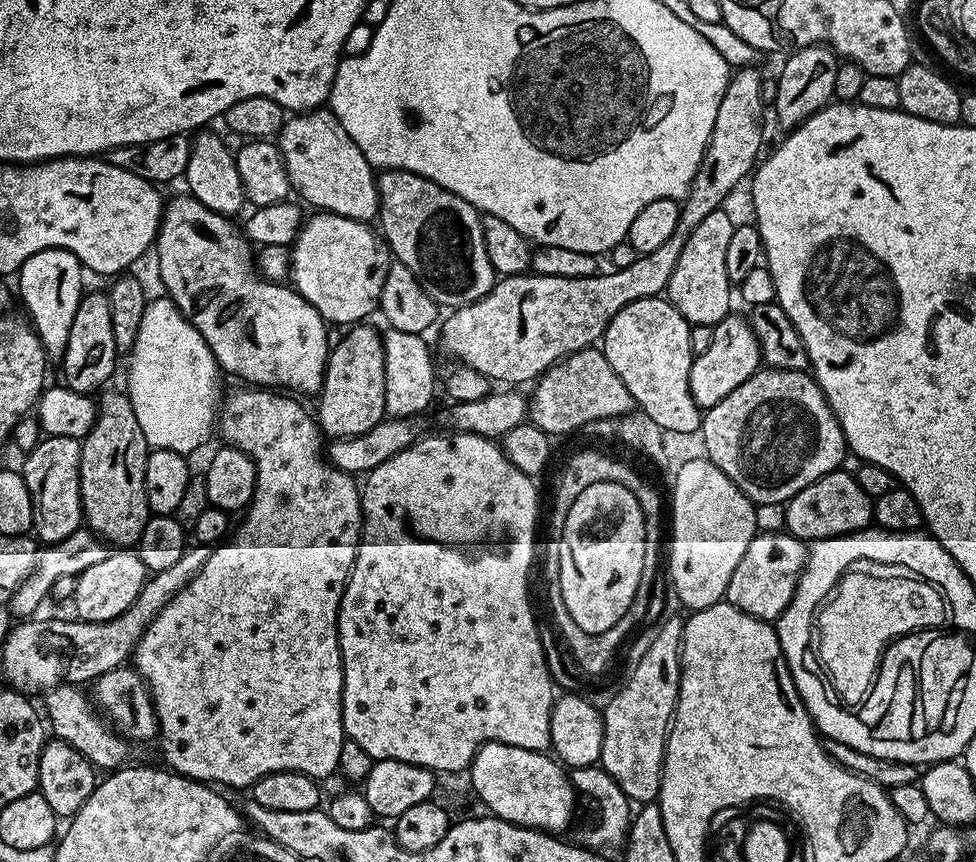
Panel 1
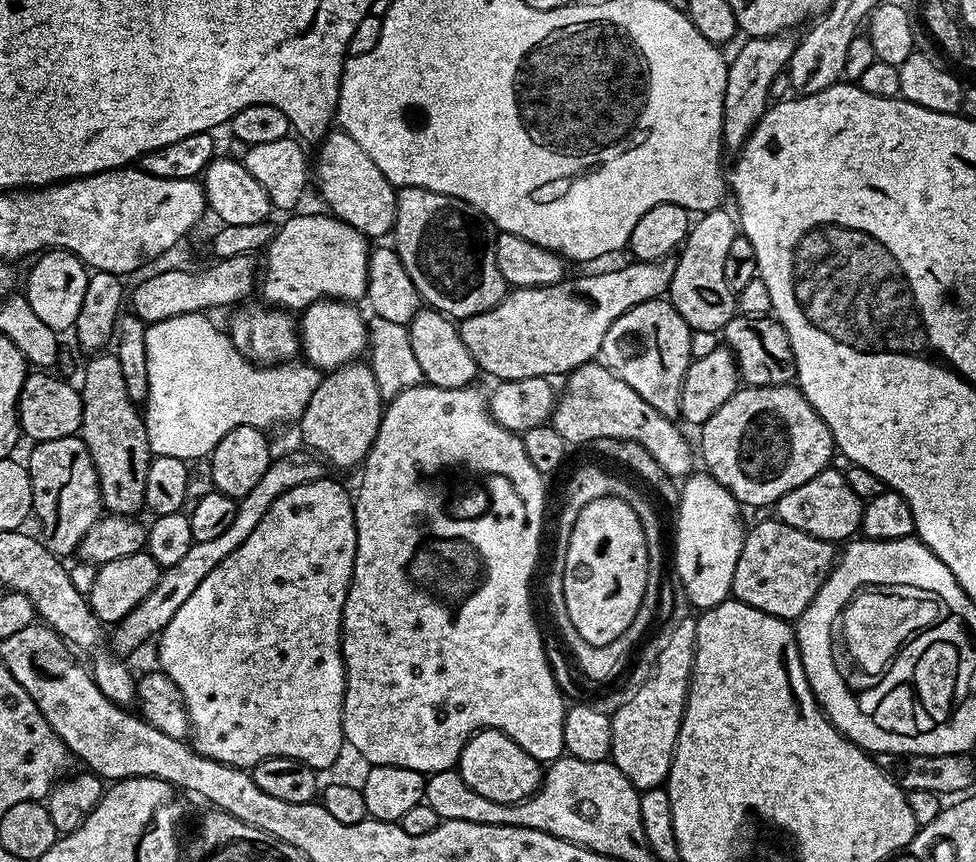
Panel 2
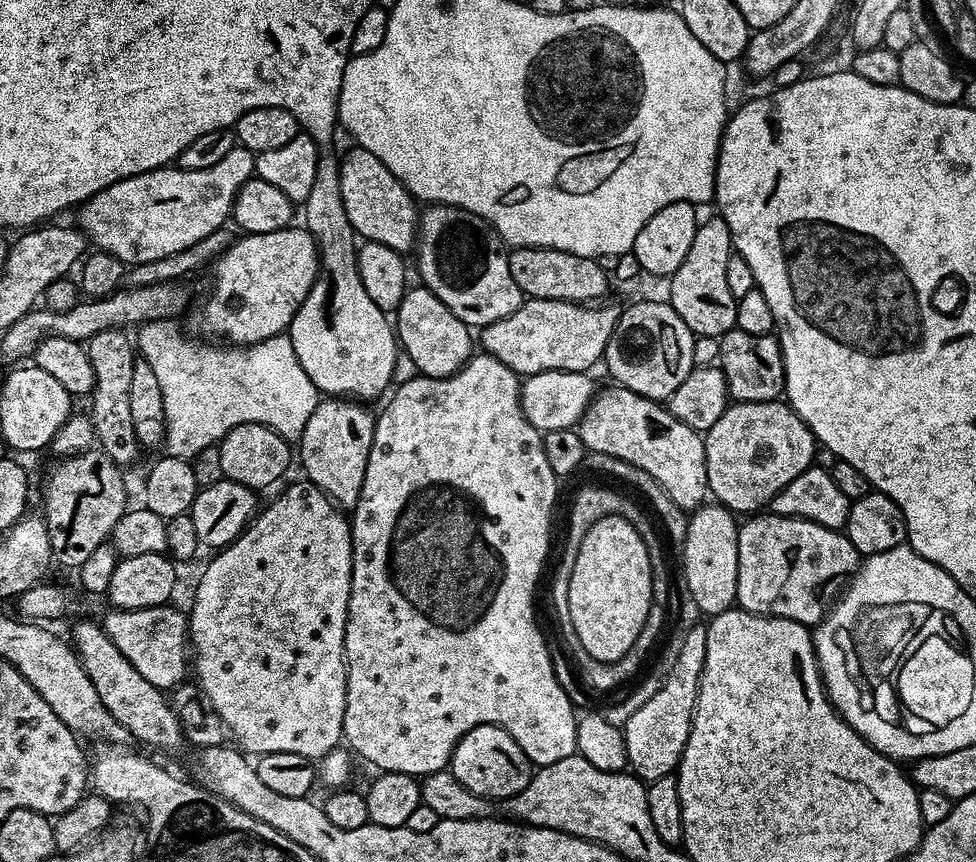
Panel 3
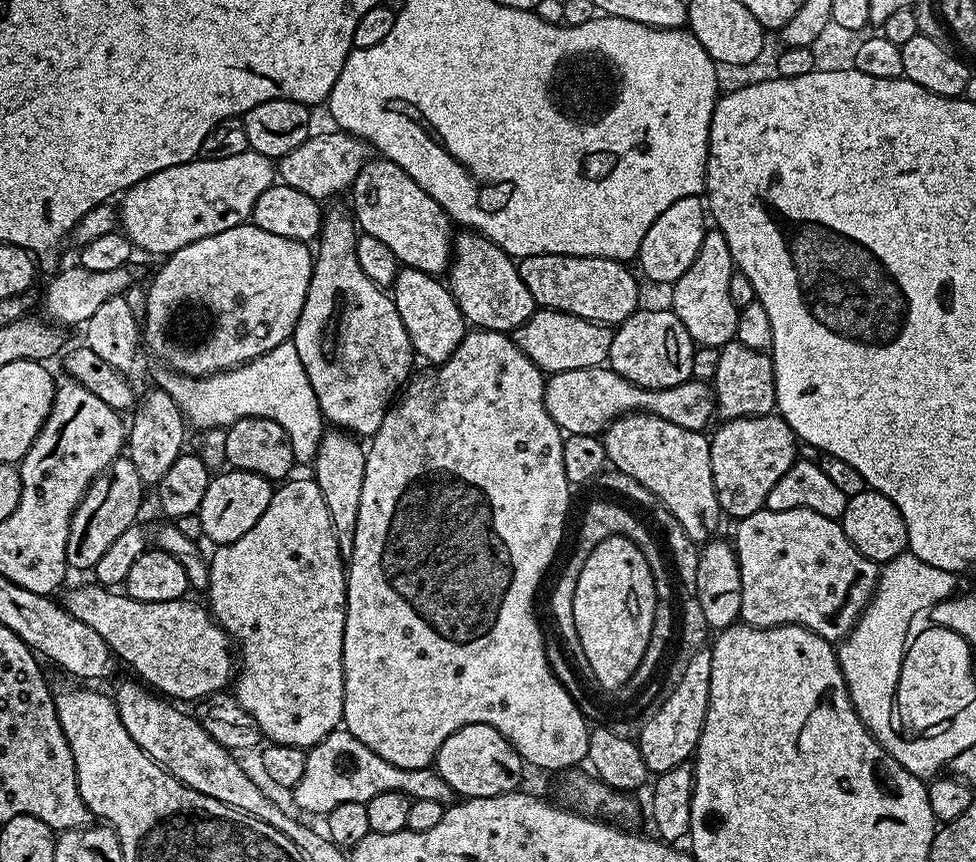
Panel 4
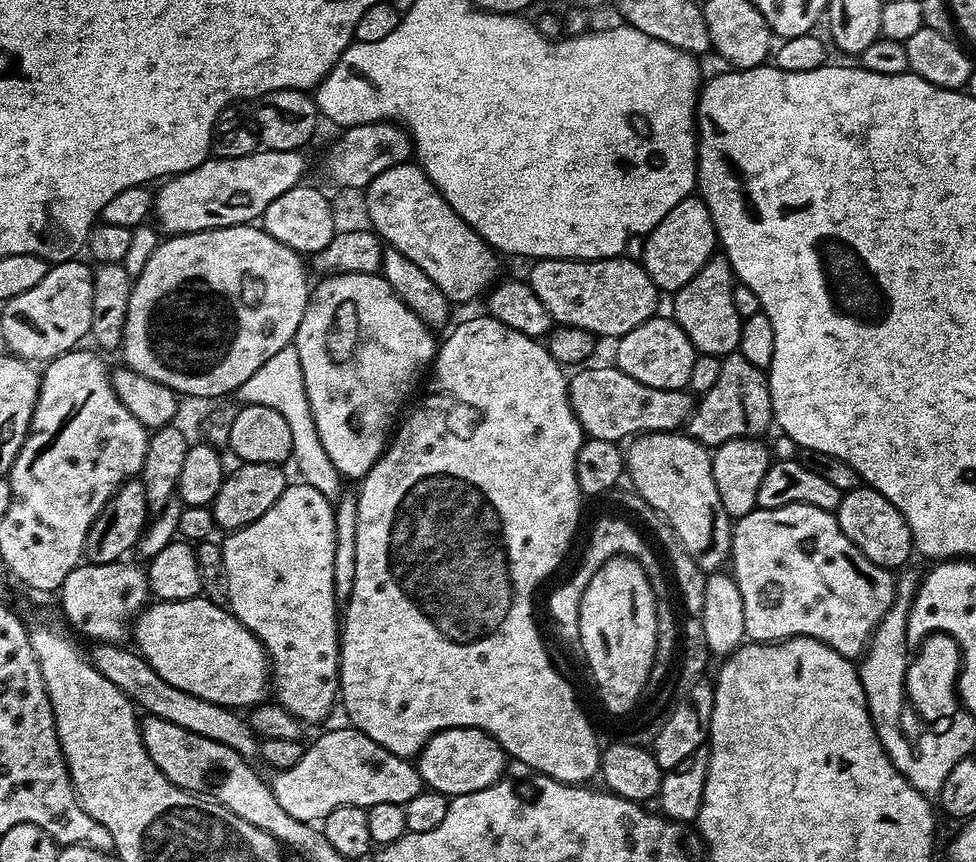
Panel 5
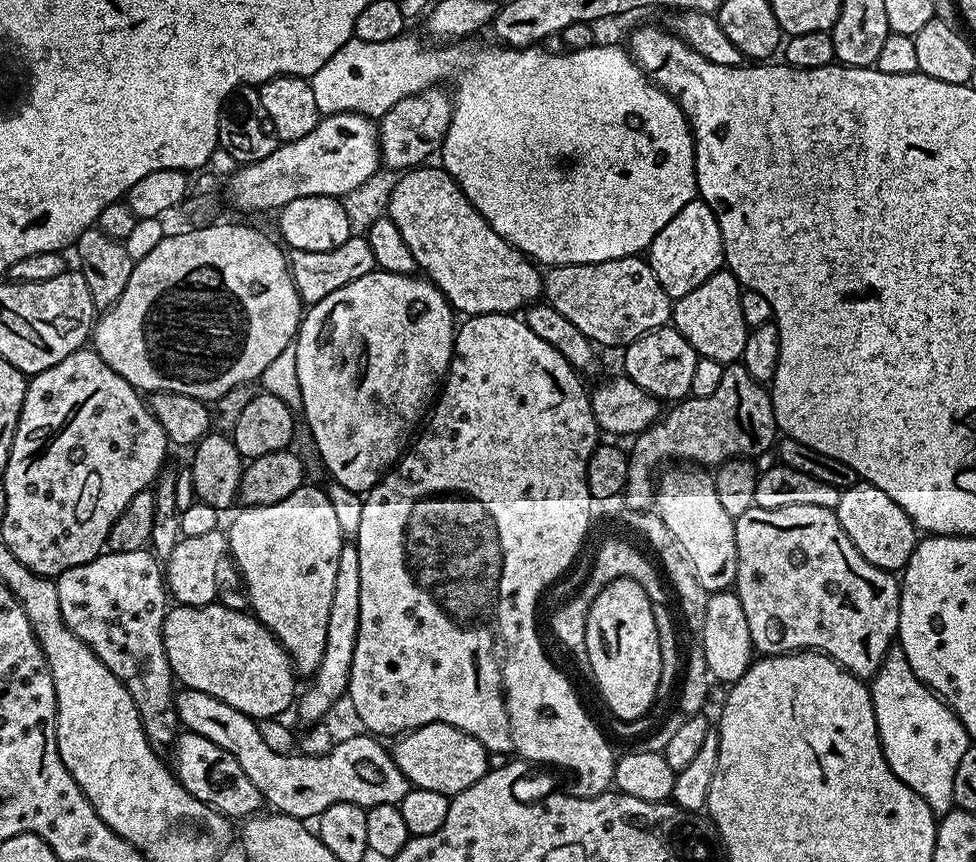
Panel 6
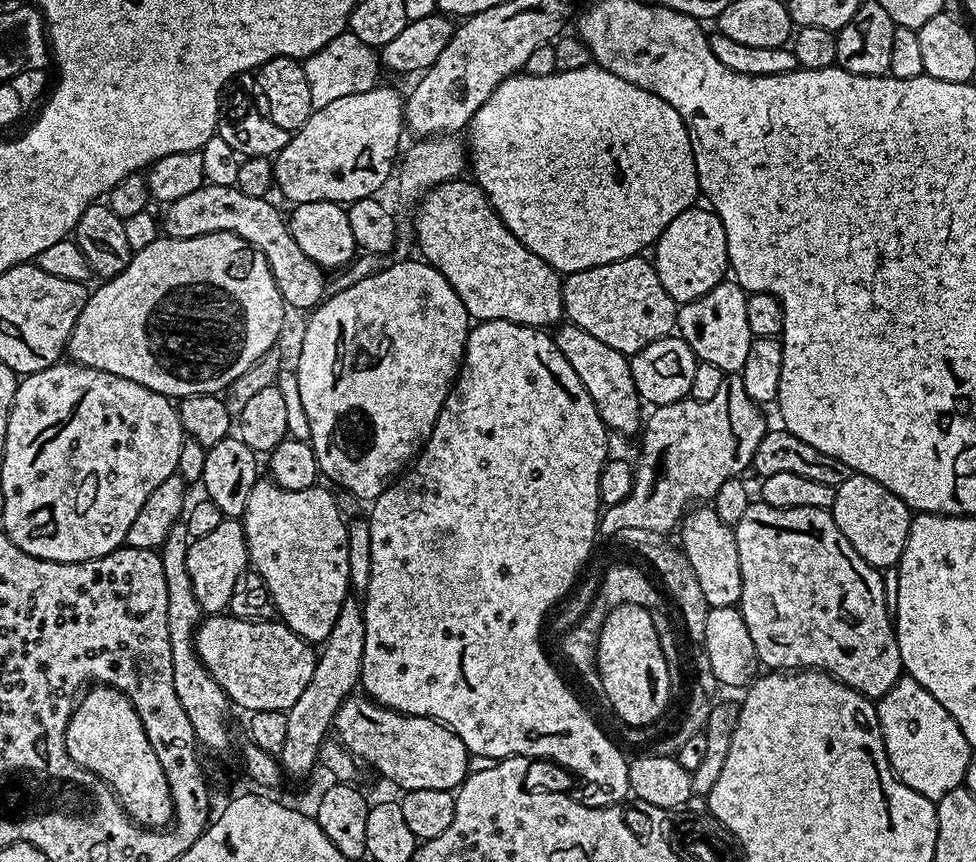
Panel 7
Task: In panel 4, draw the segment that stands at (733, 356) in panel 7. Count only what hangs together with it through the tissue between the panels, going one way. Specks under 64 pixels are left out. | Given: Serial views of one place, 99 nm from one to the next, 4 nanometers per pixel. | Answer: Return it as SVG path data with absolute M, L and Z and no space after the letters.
M719 230L705 231L698 258L690 262L690 270L682 274L675 284L671 285L671 311L686 326L690 338L706 348L721 349L736 338L738 309L730 298L730 278L734 271L730 246Z

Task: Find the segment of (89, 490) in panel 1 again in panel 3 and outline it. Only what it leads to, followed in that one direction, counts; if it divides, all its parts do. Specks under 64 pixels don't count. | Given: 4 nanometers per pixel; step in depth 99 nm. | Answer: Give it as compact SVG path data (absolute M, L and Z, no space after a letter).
M119 328L102 330L86 342L90 366L93 367L94 382L90 401L90 419L99 447L115 464L127 466L142 452L134 434L134 418L130 418L130 377L138 359L134 344L128 341L129 333Z

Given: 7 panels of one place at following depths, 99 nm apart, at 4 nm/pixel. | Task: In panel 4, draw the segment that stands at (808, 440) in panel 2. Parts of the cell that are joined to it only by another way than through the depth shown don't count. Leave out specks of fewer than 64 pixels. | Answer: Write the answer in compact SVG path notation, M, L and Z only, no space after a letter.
M778 414L725 420L710 436L710 470L721 513L743 518L761 511L774 482L796 463L798 441L794 430Z

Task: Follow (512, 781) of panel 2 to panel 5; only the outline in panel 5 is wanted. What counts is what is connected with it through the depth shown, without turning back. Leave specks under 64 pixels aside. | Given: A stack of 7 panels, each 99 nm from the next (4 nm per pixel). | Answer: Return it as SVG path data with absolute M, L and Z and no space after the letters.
M447 728L436 732L418 753L418 767L425 785L449 798L470 794L496 783L505 775L504 760L504 748L480 728Z

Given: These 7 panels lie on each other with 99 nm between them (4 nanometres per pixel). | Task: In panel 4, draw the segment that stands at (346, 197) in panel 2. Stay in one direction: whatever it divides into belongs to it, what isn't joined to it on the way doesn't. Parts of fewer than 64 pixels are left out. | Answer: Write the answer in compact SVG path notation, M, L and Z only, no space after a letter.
M383 158L377 161L377 164L369 162L362 166L350 189L351 211L359 231L390 246L403 267L443 273L450 263L448 213L418 186L418 182L414 182L414 178L410 178L410 174L406 174L406 170L402 170L402 166Z

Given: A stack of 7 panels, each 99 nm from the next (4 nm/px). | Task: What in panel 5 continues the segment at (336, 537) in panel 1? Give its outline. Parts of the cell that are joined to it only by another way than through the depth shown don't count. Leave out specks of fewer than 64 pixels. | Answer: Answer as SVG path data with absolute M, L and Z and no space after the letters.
M303 482L289 483L288 489L254 522L247 524L245 528L237 528L227 533L228 541L220 544L221 562L224 566L223 587L226 589L226 607L233 613L246 630L250 630L262 642L270 661L270 688L274 693L275 703L280 704L290 714L303 720L305 725L312 726L315 720L327 718L327 712L331 710L332 703L337 703L337 695L334 693L334 670L340 667L340 637L332 632L332 604L334 605L334 593L332 591L332 517L334 515L333 501L325 500L318 490L314 490L309 484Z

